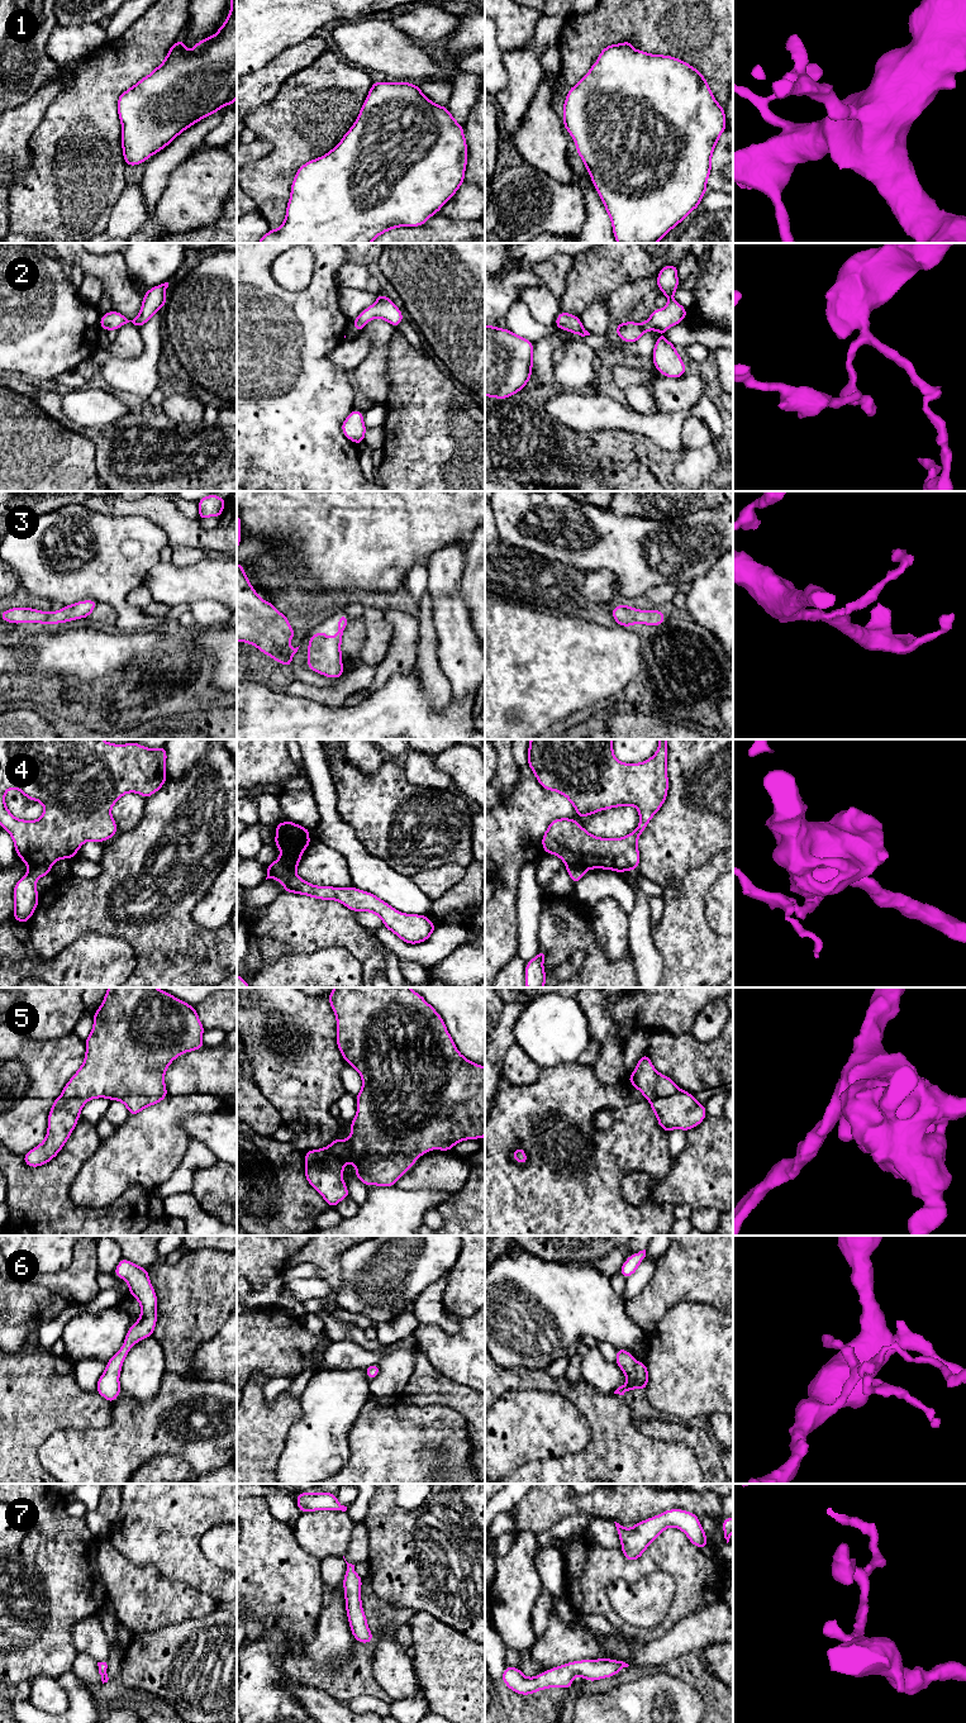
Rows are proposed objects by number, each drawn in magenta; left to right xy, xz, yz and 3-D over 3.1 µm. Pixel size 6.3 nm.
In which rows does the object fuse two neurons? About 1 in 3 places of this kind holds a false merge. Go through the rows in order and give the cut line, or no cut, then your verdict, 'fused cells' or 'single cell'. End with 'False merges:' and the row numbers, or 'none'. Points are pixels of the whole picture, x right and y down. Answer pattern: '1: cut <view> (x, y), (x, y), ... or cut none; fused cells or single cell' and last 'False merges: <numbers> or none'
1: cut none; single cell
2: cut none; single cell
3: cut none; single cell
4: cut xz (298, 824), (288, 833), (277, 832); fused cells
5: cut none; single cell
6: cut none; single cell
7: cut none; single cell
False merges: 4

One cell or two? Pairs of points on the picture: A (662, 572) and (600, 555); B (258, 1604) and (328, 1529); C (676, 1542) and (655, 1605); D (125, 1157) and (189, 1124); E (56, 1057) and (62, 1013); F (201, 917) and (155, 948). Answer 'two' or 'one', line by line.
A: one
B: two
C: two
D: two
E: two
F: two

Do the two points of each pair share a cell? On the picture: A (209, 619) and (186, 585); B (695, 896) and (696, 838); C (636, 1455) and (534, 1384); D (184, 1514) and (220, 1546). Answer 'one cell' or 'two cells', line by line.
A: two cells
B: two cells
C: one cell
D: two cells

